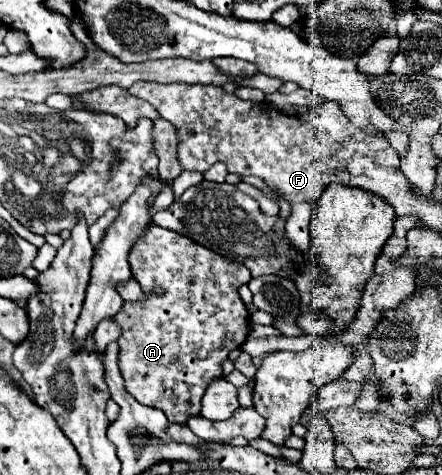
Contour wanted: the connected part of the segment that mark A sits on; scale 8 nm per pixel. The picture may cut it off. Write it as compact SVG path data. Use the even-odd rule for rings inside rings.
M153 226L135 242L135 248L129 252L129 264L133 278L141 284L145 300L125 302L123 312L115 316L123 334L117 340L121 354L119 366L125 378L125 390L141 404L159 408L167 414L171 424L187 426L191 416L199 416L201 398L211 384L211 380L223 378L221 362L227 354L241 346L249 332L249 312L239 298L239 286L251 280L251 272L243 264L227 264L219 254L211 252L205 246L195 244L183 234L169 232L165 228ZM155 286L165 288L163 296L155 296L151 290Z

